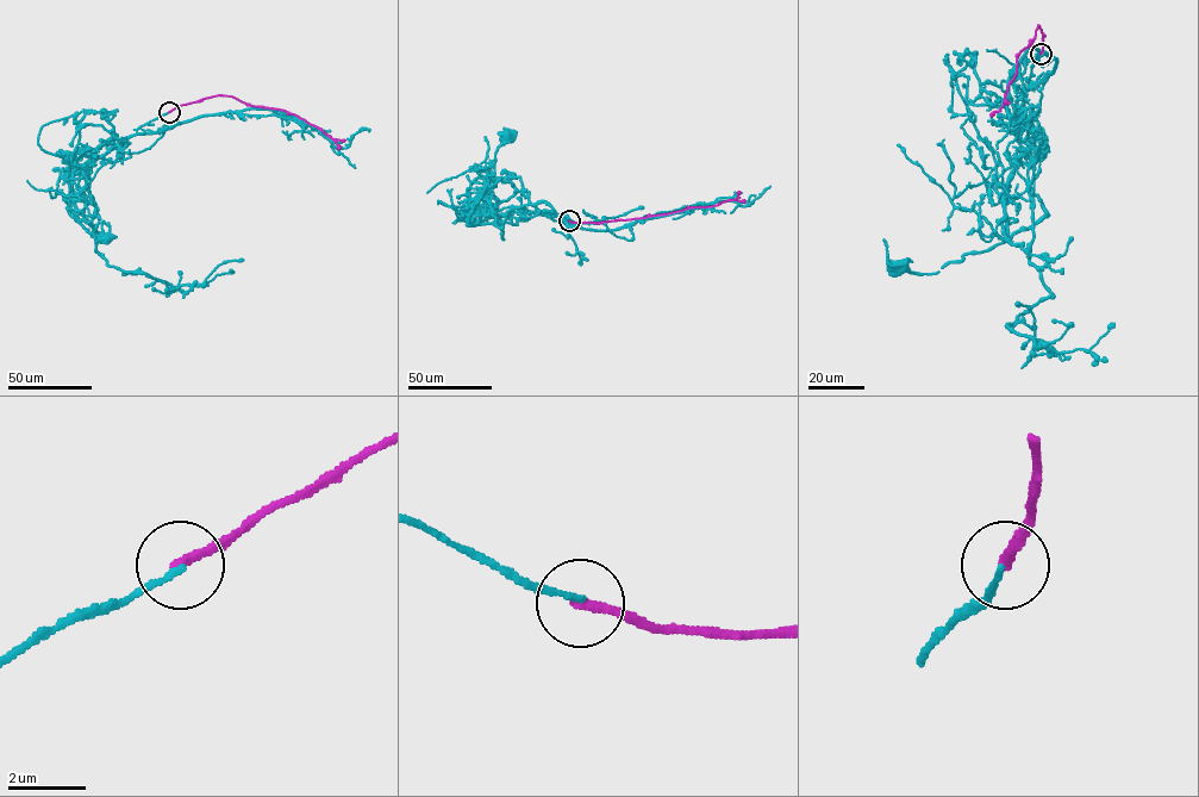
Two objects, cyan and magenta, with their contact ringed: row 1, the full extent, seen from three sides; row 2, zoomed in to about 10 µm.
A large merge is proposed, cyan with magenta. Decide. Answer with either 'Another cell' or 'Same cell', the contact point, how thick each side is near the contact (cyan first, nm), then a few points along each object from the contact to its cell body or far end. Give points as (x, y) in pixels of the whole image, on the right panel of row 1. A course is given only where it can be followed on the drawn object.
Another cell. Place: (1041, 54). Thickness 140 nm (cyan) against 240 nm. Course of cyan: (1041, 54), (1024, 99), (1032, 144), (1007, 182), (1003, 242), (948, 261), (932, 273), (899, 267). Course of magenta: (1041, 54), (1043, 36), (1037, 25), (1035, 38), (1017, 56), (1016, 73), (1004, 104), (991, 116)

